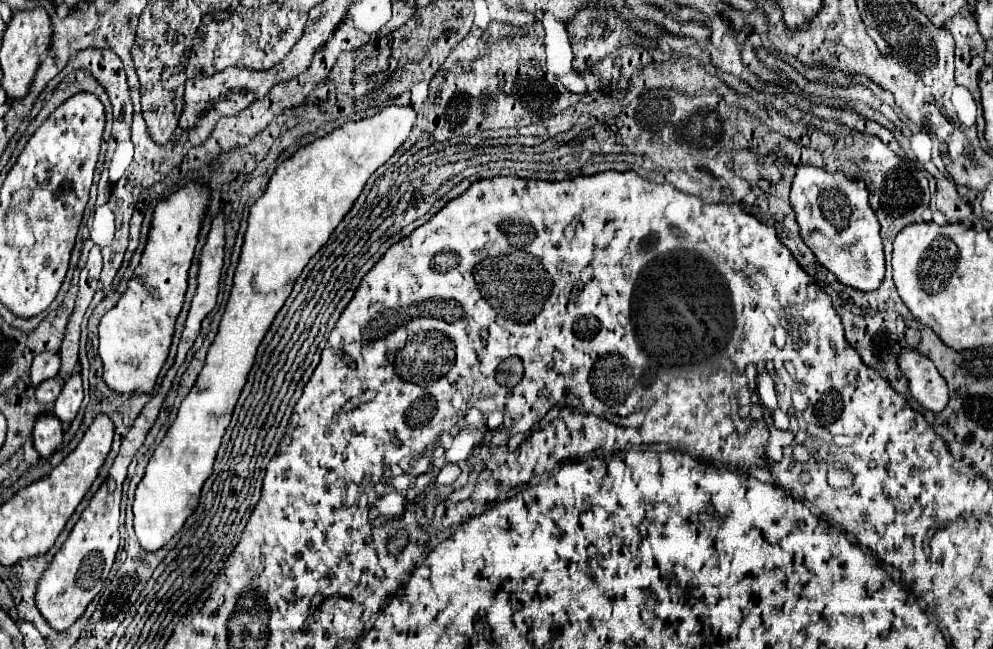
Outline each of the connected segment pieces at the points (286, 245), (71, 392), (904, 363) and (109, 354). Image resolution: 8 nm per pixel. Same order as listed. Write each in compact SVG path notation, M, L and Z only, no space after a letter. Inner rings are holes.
M385 107L381 113L345 123L343 127L331 131L329 135L315 139L313 143L297 149L287 161L283 161L277 171L273 173L267 191L261 199L255 201L255 205L249 211L247 219L247 231L245 231L245 243L241 249L239 265L235 269L233 277L233 289L225 307L225 313L219 323L219 333L209 347L207 361L189 391L189 395L183 399L175 423L169 427L167 435L163 437L161 445L155 449L145 475L135 491L133 501L133 523L135 523L135 535L141 543L141 547L149 553L159 551L163 545L167 545L185 525L185 521L195 513L201 497L201 489L205 481L213 473L215 457L221 447L223 435L231 423L231 415L235 409L235 403L247 383L249 371L255 361L255 353L259 343L263 341L265 333L269 331L275 315L283 307L285 299L289 297L293 283L309 263L309 259L329 241L335 227L341 223L341 219L349 213L353 203L357 201L359 193L363 191L367 179L389 161L389 157L403 145L407 139L411 127L415 123L415 111L411 107Z
M75 373L71 377L67 377L61 395L55 401L53 413L59 417L59 421L63 423L71 423L77 417L77 411L81 407L83 401L83 385L81 385L81 375Z
M915 351L899 355L899 367L909 379L911 397L933 413L941 413L949 401L945 379L939 375L935 365Z
M187 185L187 187L179 189L177 193L169 195L165 201L157 203L141 263L135 269L135 275L129 281L129 287L121 295L119 303L111 311L107 311L99 323L99 357L103 363L103 379L105 379L107 387L111 391L115 391L117 395L129 395L129 393L151 395L157 385L159 371L165 365L169 345L173 339L175 321L183 307L183 299L185 299L185 291L187 291L187 273L189 273L191 259L195 253L197 235L199 235L199 227L201 227L201 219L203 219L207 201L209 201L207 187Z

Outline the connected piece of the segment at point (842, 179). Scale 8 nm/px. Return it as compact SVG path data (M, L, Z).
M799 167L790 191L791 207L805 245L815 253L817 261L837 277L839 283L855 291L879 289L885 275L880 225L867 199L869 191L861 181L851 181L843 173L827 173L815 167Z

